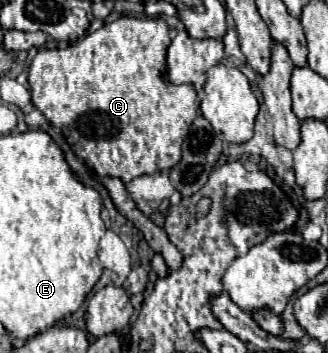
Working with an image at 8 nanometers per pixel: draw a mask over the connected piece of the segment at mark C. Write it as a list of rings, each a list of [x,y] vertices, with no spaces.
[[[122,16],[100,30],[80,38],[78,42],[56,48],[38,50],[28,68],[28,86],[32,104],[62,130],[66,142],[88,168],[100,178],[112,176],[130,182],[142,174],[170,170],[180,162],[180,148],[196,118],[196,90],[192,86],[172,86],[166,80],[166,50],[170,46],[168,26],[164,20]]]

